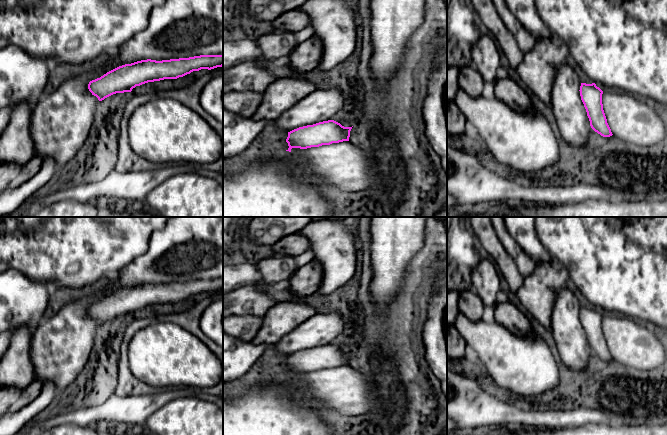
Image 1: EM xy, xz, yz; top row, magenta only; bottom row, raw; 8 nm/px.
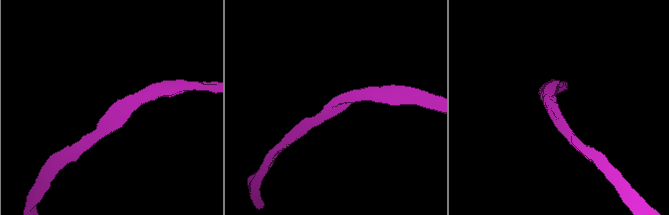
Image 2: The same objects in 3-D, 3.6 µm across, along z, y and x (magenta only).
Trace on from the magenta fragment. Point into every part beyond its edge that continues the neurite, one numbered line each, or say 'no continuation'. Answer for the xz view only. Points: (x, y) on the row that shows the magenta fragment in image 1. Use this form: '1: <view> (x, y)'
no continuation

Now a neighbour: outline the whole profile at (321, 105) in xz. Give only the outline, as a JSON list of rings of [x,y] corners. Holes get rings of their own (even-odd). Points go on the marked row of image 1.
[[[316,89],[271,122],[279,130],[290,132],[299,127],[332,120],[344,105],[345,98],[339,90]]]

